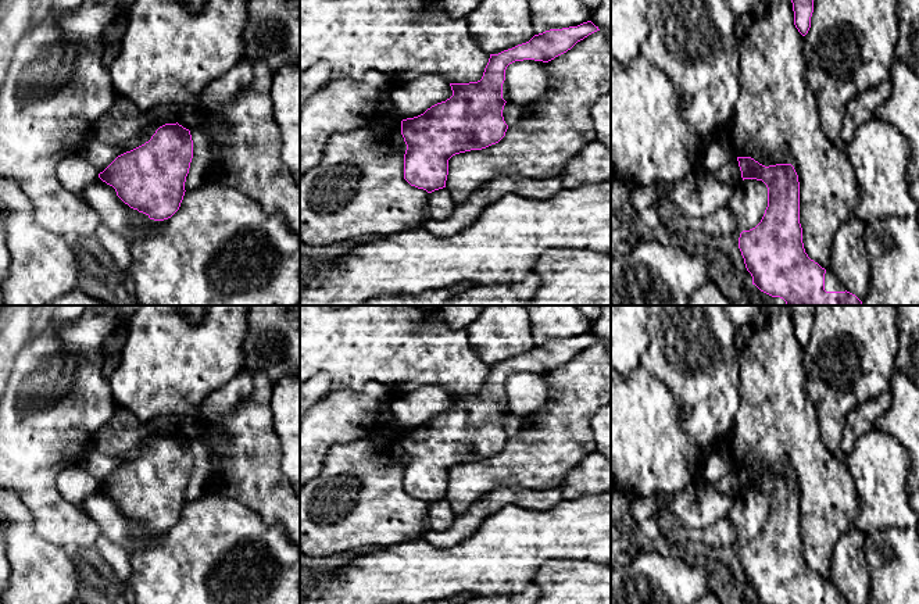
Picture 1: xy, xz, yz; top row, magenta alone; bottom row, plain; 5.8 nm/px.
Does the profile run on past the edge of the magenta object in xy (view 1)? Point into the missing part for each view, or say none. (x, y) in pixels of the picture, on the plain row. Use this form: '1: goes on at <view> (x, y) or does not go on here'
1: does not go on here

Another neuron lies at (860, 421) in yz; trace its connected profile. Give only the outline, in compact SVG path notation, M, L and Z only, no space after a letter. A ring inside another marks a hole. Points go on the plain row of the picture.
M890 390L883 392L857 408L854 408L845 419L840 448L850 454L855 442L875 430L876 422L890 410L893 396Z

